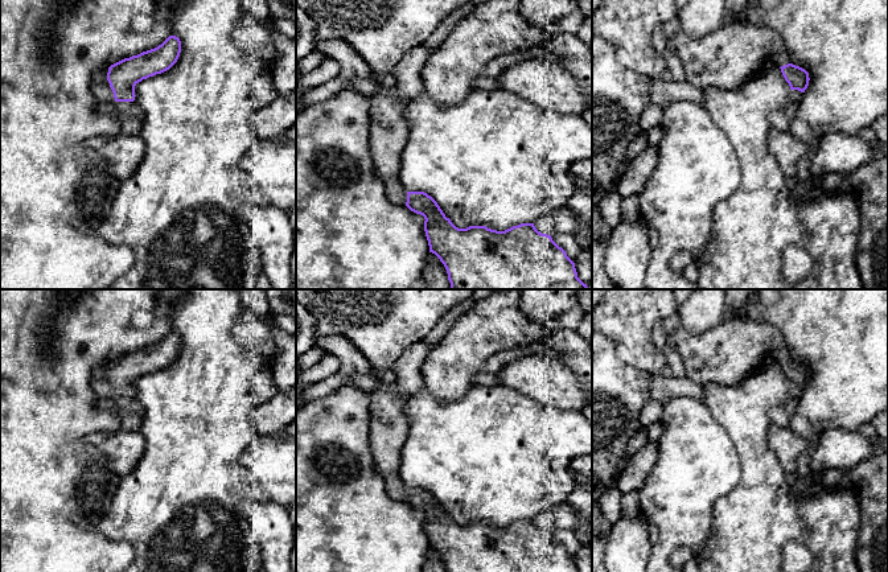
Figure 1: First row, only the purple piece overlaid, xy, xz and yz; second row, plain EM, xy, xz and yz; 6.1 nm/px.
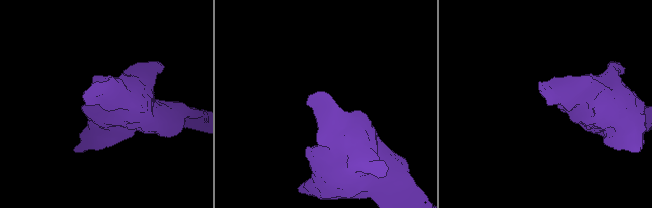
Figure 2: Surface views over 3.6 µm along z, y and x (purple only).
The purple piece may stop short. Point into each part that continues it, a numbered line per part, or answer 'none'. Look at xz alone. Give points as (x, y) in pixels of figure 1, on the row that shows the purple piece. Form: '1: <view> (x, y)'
1: xz (389, 128)

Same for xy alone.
1: xy (101, 89)

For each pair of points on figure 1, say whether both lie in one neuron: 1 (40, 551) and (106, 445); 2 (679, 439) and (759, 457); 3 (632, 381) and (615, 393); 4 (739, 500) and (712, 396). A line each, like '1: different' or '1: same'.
1: different
2: different
3: same
4: same

